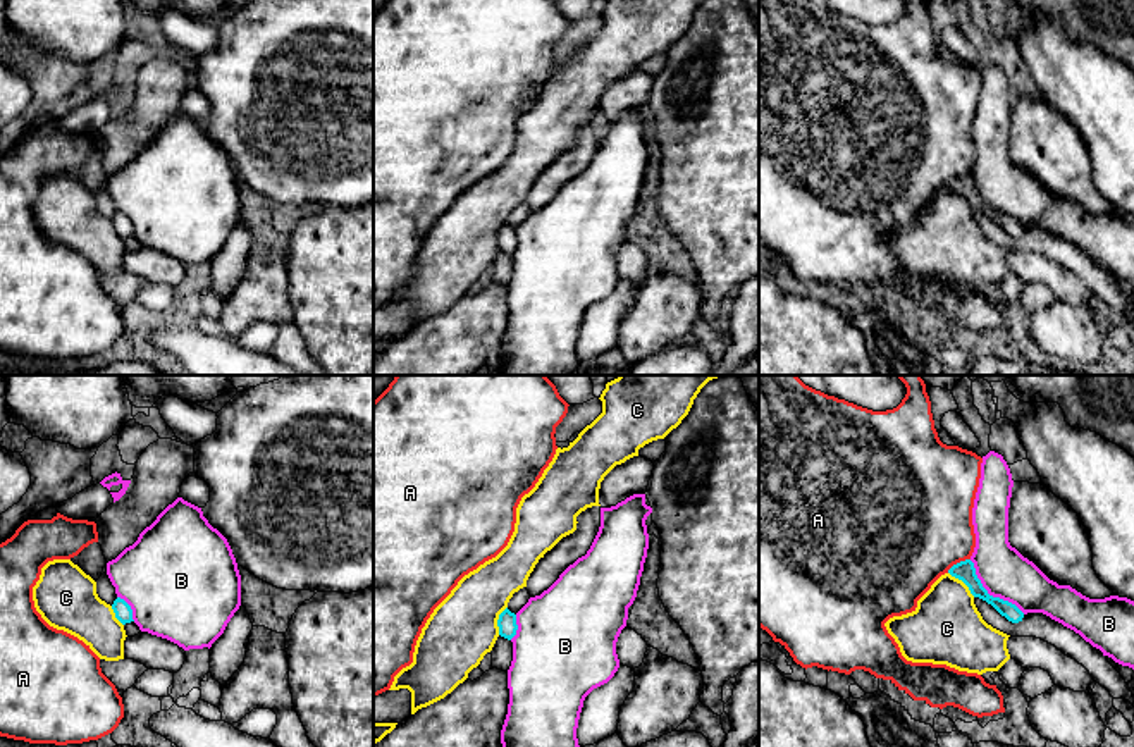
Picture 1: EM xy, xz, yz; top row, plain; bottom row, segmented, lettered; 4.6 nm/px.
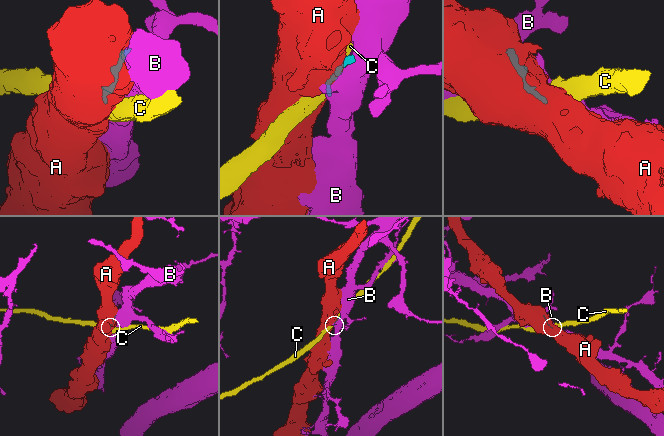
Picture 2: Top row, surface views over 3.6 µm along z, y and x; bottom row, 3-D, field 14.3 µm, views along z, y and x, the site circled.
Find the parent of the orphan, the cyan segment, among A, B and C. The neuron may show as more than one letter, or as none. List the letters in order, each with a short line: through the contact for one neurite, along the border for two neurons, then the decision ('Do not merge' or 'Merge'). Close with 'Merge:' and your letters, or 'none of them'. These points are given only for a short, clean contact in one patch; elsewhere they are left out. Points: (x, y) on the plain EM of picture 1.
A: Do not merge
B: Do not merge
C: Line: yz (949, 186), (974, 210). Do not merge
Merge: none of them

